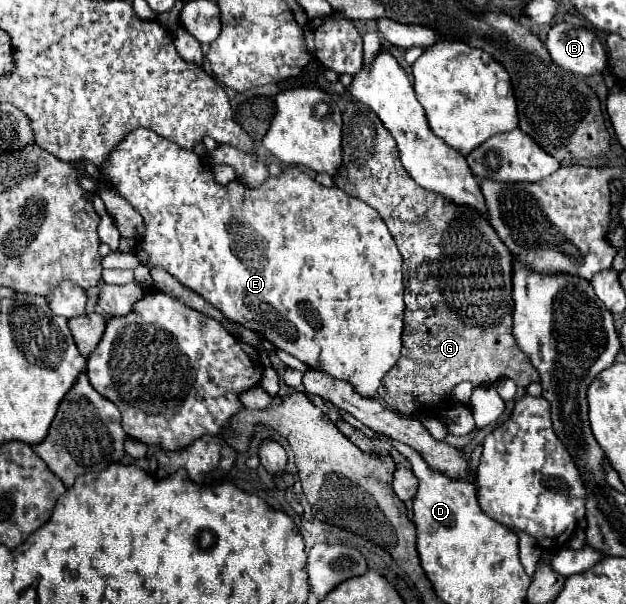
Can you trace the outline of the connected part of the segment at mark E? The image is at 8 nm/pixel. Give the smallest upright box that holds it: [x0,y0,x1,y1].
[99,130,403,398]

